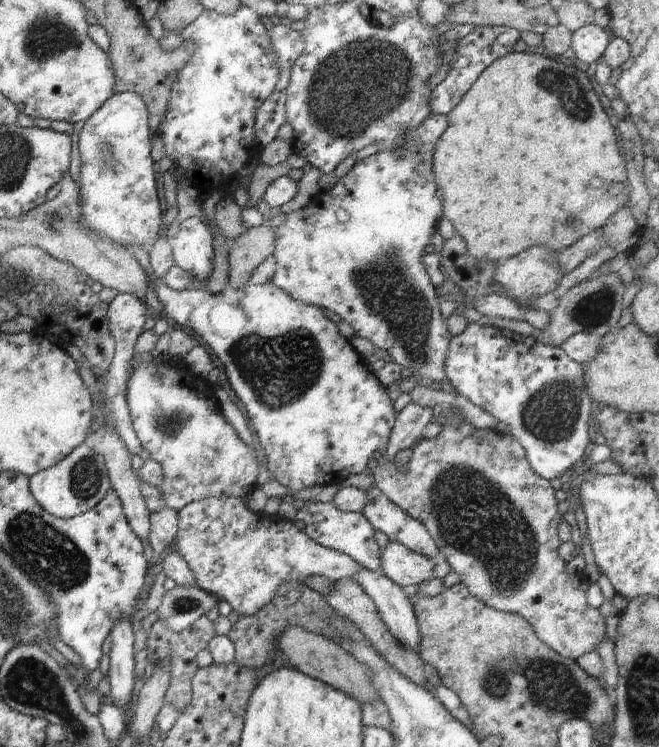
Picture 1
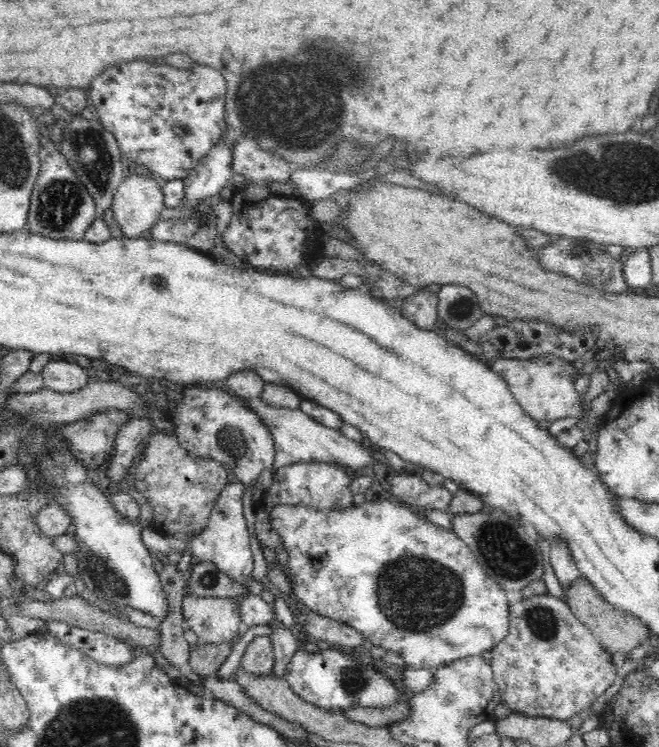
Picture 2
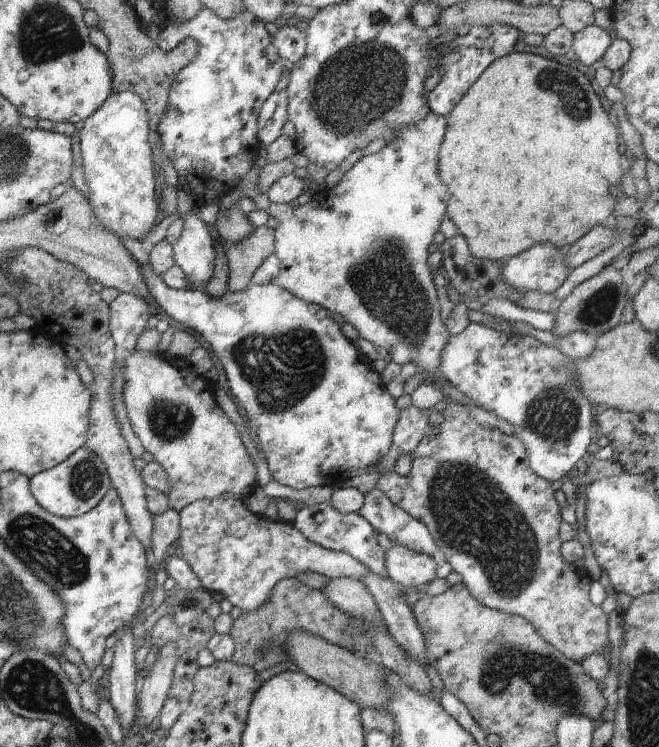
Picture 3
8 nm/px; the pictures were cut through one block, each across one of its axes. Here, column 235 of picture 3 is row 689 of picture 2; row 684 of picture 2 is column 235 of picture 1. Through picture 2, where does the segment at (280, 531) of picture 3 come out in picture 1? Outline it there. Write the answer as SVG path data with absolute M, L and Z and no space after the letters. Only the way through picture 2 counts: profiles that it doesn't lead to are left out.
M218 496L196 500L178 511L178 532L176 548L182 559L188 564L195 584L214 595L218 600L230 604L238 616L252 616L264 608L276 594L280 584L303 581L308 576L322 576L332 581L352 579L356 570L362 566L342 552L325 548L311 540L292 521L284 520L278 514L256 514L246 505L245 498L236 496Z

